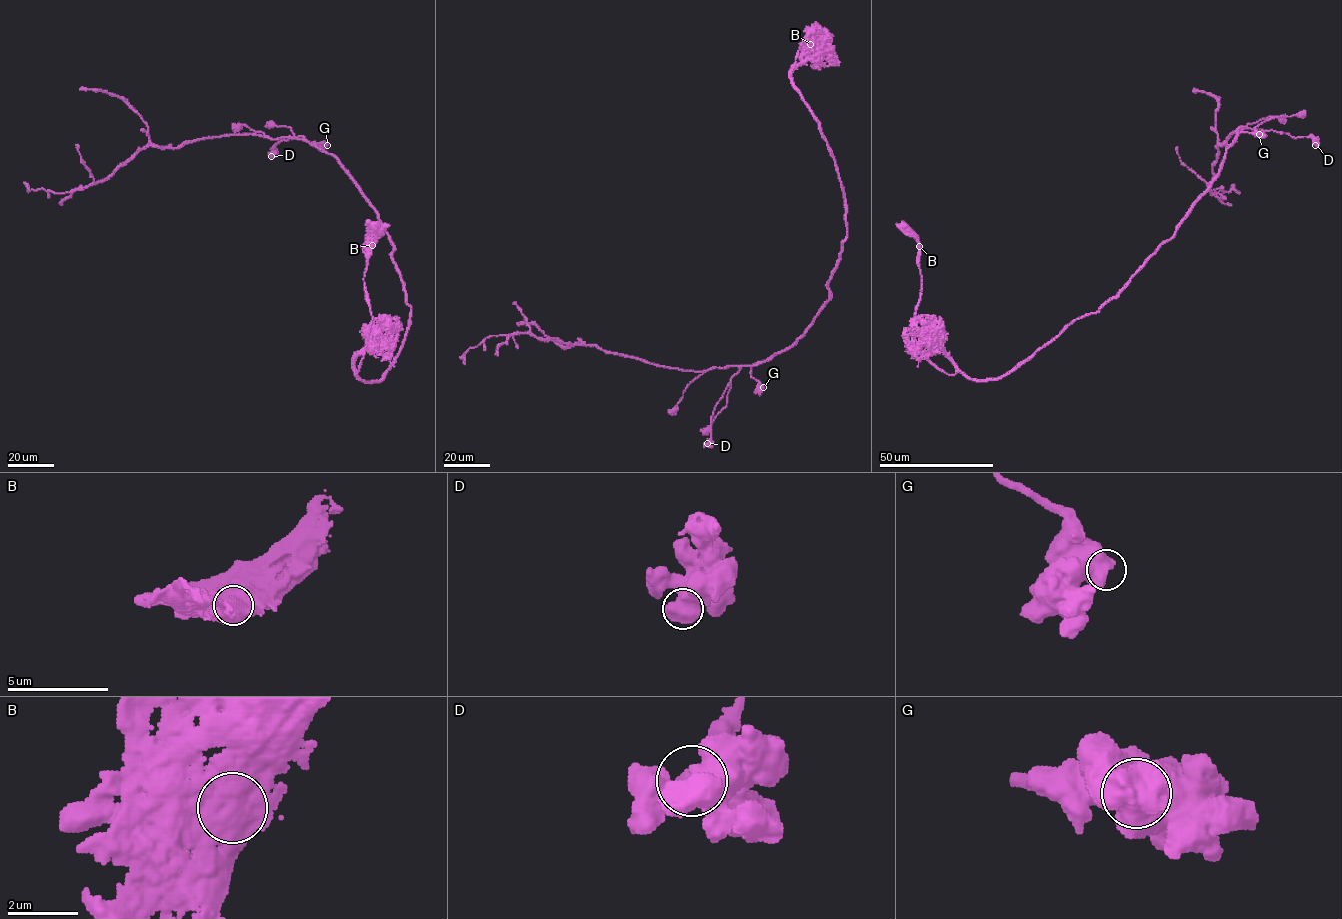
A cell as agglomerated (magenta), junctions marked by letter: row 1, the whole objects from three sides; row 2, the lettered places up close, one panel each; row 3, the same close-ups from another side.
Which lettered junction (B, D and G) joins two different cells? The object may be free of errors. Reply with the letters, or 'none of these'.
none of these

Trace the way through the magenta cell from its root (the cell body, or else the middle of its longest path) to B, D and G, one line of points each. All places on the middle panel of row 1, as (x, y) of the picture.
B: (817, 31), (817, 37), (810, 44)
D: (817, 31), (792, 83), (834, 159), (846, 237), (814, 320), (733, 376), (707, 443)
G: (817, 31), (792, 83), (834, 159), (846, 237), (814, 320), (752, 367), (763, 387)

